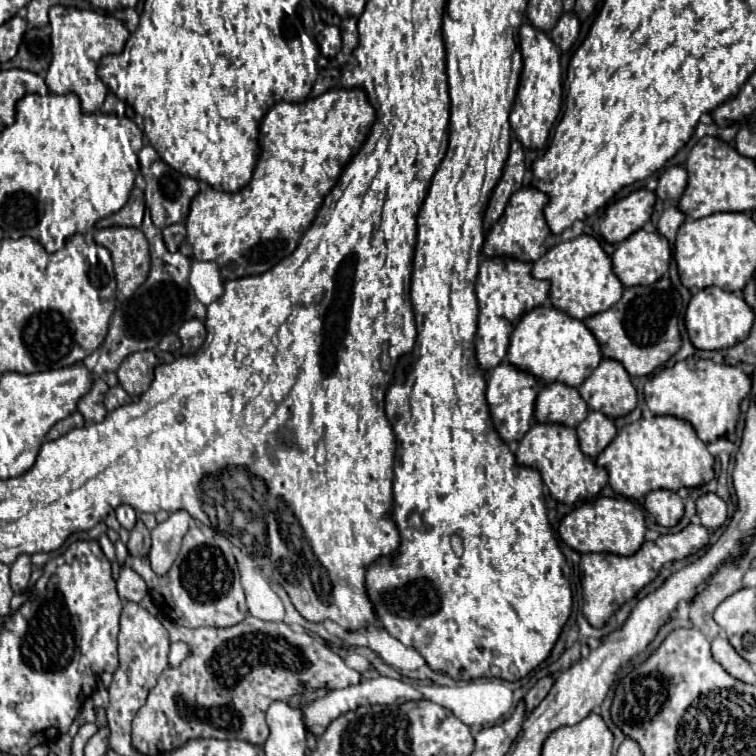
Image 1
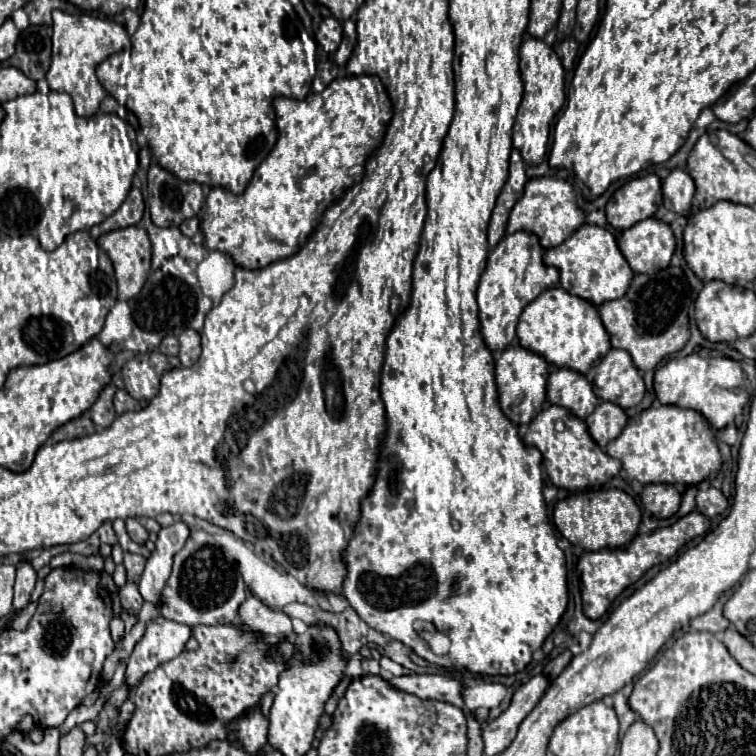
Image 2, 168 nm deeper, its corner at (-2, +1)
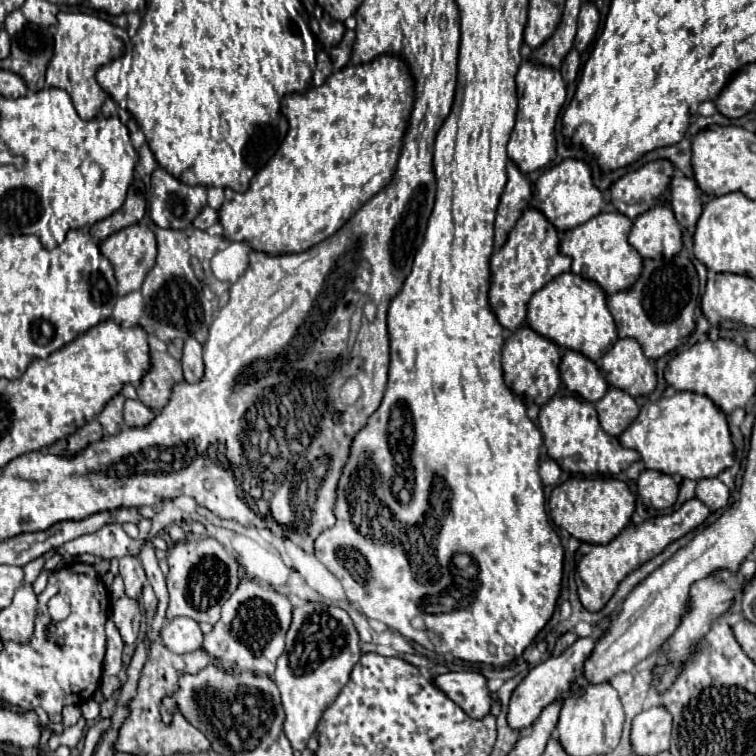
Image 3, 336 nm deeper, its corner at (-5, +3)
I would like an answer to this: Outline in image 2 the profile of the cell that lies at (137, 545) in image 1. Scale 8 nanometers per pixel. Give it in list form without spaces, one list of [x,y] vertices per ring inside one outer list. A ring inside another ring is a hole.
[[[124,552],[124,568],[126,568],[126,578],[128,578],[128,582],[138,582],[138,578],[142,576],[144,564],[146,564],[146,558],[142,558],[142,556],[138,556],[138,554]]]

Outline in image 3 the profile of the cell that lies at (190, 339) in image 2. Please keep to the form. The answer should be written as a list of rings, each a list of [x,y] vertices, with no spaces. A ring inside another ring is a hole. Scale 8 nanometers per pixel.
[[[189,336],[185,340],[185,348],[183,348],[183,376],[187,382],[197,382],[203,376],[203,358],[201,358],[201,344]]]

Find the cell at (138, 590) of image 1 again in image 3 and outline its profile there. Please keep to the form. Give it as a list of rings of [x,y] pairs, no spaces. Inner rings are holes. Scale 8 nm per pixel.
[[[123,596],[113,602],[109,618],[115,622],[115,626],[121,632],[121,638],[125,644],[133,644],[139,636],[139,626],[143,618],[143,610],[139,600],[133,600],[129,596]]]

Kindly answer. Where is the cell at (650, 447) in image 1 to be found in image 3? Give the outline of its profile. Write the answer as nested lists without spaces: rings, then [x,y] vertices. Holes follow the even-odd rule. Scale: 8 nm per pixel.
[[[675,392],[641,408],[637,420],[619,436],[623,448],[639,452],[645,470],[679,474],[689,480],[715,478],[733,464],[733,442],[725,414],[715,404],[695,392]]]

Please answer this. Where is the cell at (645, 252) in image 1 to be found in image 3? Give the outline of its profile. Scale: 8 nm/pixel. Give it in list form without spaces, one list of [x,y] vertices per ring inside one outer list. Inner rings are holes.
[[[653,206],[651,210],[637,216],[629,230],[629,244],[643,258],[651,260],[669,260],[679,254],[683,240],[673,210],[665,206]]]

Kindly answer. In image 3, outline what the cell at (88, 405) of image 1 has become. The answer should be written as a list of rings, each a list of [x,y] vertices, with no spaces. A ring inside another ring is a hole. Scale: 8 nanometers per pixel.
[[[123,394],[113,396],[105,404],[103,412],[97,416],[97,420],[101,422],[101,426],[105,428],[107,434],[117,434],[125,426],[125,422],[123,422],[123,402],[125,402]]]

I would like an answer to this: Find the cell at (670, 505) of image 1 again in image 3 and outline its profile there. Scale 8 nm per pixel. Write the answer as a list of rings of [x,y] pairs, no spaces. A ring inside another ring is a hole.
[[[643,470],[637,480],[637,490],[643,502],[657,510],[671,508],[679,496],[677,482],[669,474],[657,470]]]

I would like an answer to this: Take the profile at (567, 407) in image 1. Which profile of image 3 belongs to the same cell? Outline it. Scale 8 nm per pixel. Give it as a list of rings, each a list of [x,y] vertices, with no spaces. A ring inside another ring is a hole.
[[[567,350],[563,354],[559,370],[563,386],[591,404],[601,400],[601,396],[607,392],[607,382],[599,374],[595,362],[591,362],[579,352]]]

